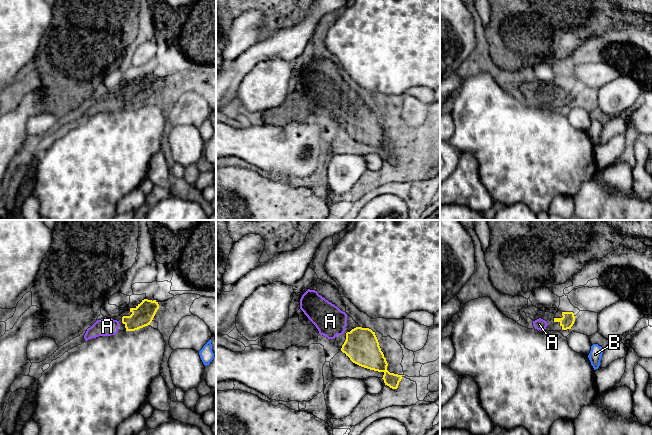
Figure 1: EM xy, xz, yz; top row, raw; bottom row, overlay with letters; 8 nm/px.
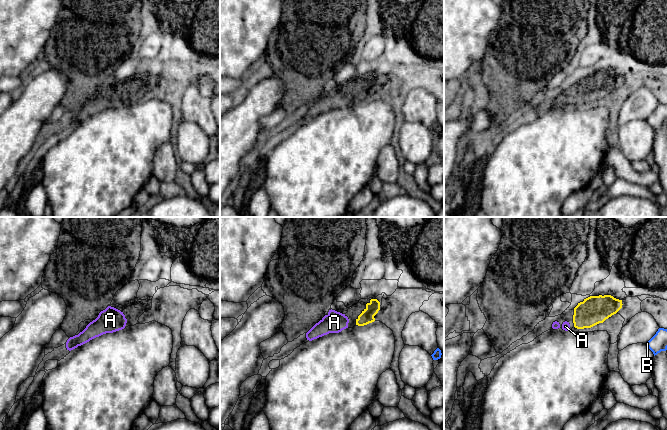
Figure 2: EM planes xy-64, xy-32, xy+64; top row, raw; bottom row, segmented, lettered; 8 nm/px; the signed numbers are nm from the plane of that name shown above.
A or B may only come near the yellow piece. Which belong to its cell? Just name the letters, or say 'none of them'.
A

